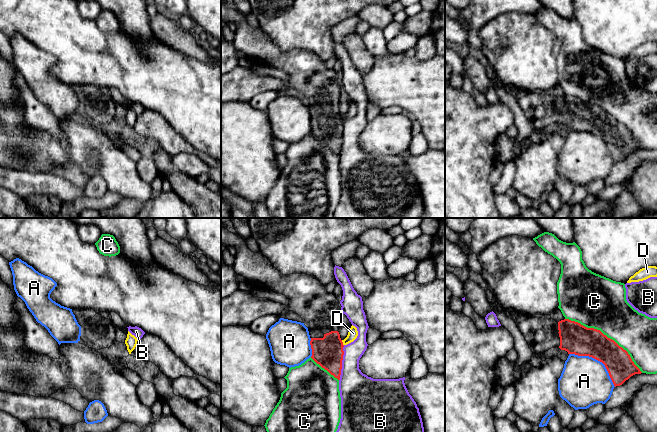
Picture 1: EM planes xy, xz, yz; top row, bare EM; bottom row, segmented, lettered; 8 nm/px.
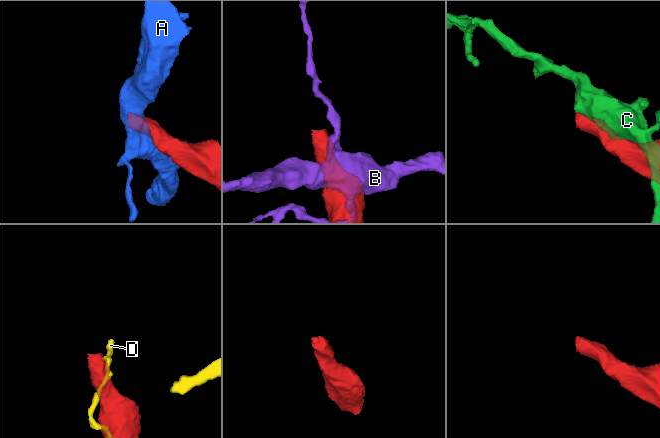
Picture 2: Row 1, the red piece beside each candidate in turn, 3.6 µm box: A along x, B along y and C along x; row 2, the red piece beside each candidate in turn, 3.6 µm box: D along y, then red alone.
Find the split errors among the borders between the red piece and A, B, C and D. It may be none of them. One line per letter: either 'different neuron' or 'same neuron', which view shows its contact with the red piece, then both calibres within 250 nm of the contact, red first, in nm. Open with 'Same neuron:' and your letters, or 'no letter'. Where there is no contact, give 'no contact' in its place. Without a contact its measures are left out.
Same neuron: no letter
A: different neuron; contact in yz; calibres 240 and 400 nm
B: different neuron; contact in xz; calibres 240 and 280 nm
C: different neuron; contact in yz; calibres 240 and 400 nm
D: different neuron; contact in xz; calibres 240 and 80 nm

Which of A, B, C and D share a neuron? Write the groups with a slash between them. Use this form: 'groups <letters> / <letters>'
groups A / B / C / D

